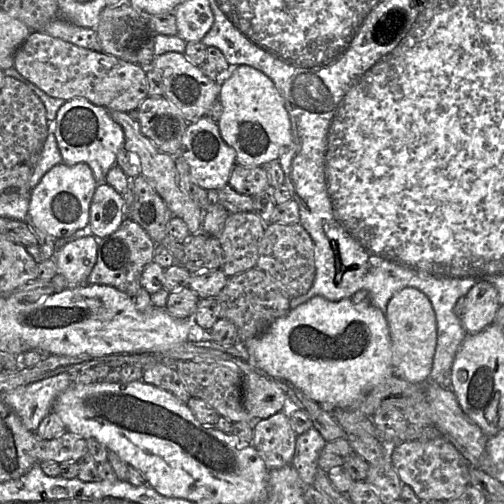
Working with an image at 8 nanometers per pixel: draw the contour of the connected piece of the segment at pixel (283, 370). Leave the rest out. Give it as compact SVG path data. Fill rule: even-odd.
M314 296L303 304L297 306L296 308L290 309L286 315L275 320L263 334L252 340L247 341L243 345L248 352L253 365L258 370L263 372L271 379L288 383L301 390L313 401L321 405L325 405L329 412L335 408L354 408L354 406L367 393L369 393L373 388L379 385L391 374L394 374L392 366L392 346L390 339L390 330L384 311L374 305L357 305L353 303L351 299L331 301L323 296Z

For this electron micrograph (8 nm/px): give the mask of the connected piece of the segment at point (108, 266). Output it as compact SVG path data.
M128 218L122 221L114 233L97 239L97 243L97 260L86 284L111 286L131 298L135 298L142 289L142 272L146 265L153 261L154 249L157 244L140 225Z

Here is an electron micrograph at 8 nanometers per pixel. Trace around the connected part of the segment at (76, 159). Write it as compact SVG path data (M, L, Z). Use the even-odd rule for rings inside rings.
M84 98L71 99L59 108L54 135L62 162L68 166L86 163L91 168L97 183L105 181L107 172L116 164L117 153L124 148L123 130L112 119L110 112Z

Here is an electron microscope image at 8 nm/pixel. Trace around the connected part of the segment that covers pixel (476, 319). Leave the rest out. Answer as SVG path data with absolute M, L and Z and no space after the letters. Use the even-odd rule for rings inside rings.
M479 280L466 294L466 307L461 319L465 331L475 334L494 324L499 306L498 292L493 284Z

